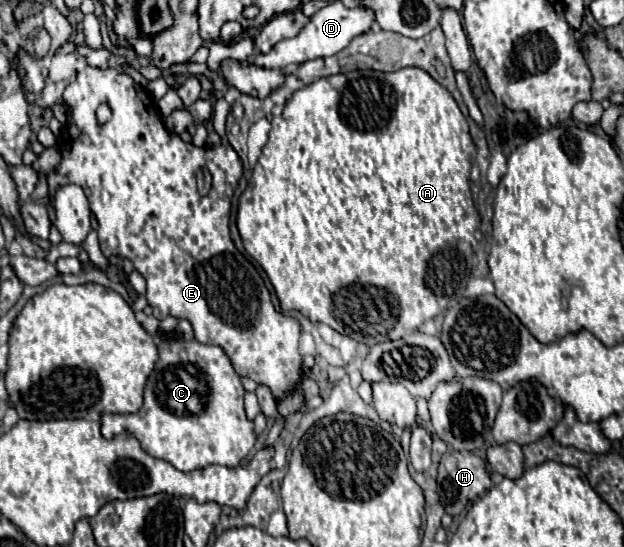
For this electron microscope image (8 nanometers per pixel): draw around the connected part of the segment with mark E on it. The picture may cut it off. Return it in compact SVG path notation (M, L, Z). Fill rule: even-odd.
M86 66L82 72L78 72L78 78L66 86L64 102L68 104L70 112L68 130L76 130L76 136L68 142L64 158L56 170L46 174L50 202L54 202L56 190L60 186L82 186L98 221L102 254L124 256L134 264L148 284L146 298L158 320L164 320L166 316L186 318L194 326L196 340L224 348L236 372L240 376L252 378L258 384L266 384L276 400L294 390L294 386L298 388L302 378L302 356L298 352L300 324L296 318L282 316L274 310L264 280L240 252L236 260L236 246L232 244L229 224L232 194L242 178L242 160L234 148L228 142L216 148L196 148L194 144L182 142L180 136L172 136L164 128L152 97L120 70L98 70ZM102 102L110 106L112 120L100 126L94 112ZM202 166L208 169L213 179L212 189L206 196L200 196L196 188L196 170Z

